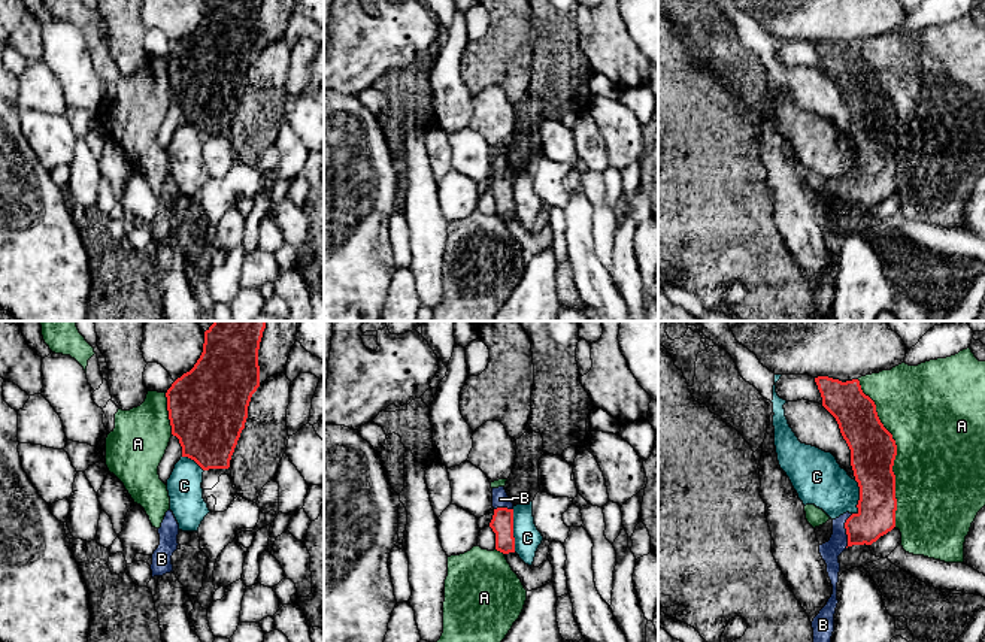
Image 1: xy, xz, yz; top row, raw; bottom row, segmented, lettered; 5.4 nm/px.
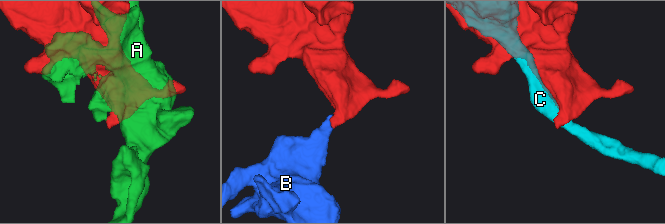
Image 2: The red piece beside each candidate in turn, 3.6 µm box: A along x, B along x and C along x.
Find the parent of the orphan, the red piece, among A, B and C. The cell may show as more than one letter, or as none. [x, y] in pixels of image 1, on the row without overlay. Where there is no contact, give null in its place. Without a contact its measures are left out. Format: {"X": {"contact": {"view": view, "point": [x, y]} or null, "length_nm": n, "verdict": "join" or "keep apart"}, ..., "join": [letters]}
{"A": {"contact": {"view": "yz", "point": [896, 118]}, "length_nm": 800, "verdict": "keep apart"}, "B": {"contact": {"view": "yz", "point": [846, 196]}, "length_nm": 190, "verdict": "join"}, "C": {"contact": {"view": "xz", "point": [512, 196]}, "length_nm": 240, "verdict": "keep apart"}, "join": ["B"]}

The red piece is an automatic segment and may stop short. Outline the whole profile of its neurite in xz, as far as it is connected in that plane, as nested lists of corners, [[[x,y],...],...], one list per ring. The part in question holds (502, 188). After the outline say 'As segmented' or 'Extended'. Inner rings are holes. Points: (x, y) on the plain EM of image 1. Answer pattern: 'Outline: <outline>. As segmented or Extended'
Outline: [[[504,152],[492,154],[491,158],[494,181],[490,193],[495,199],[495,215],[503,219],[515,218],[513,169]]]. Extended

